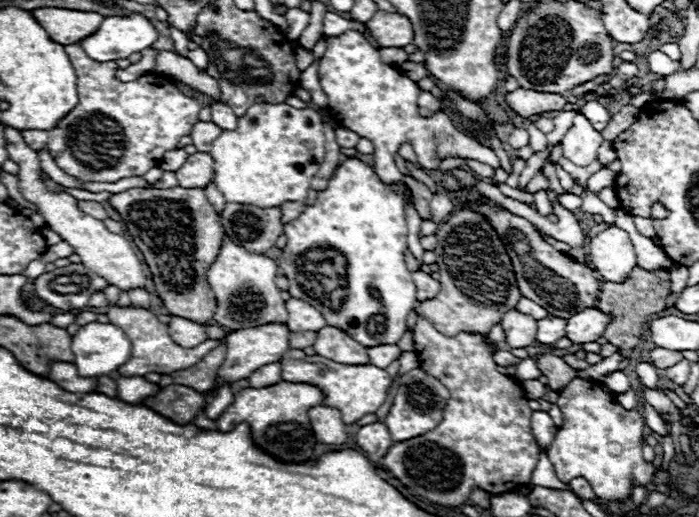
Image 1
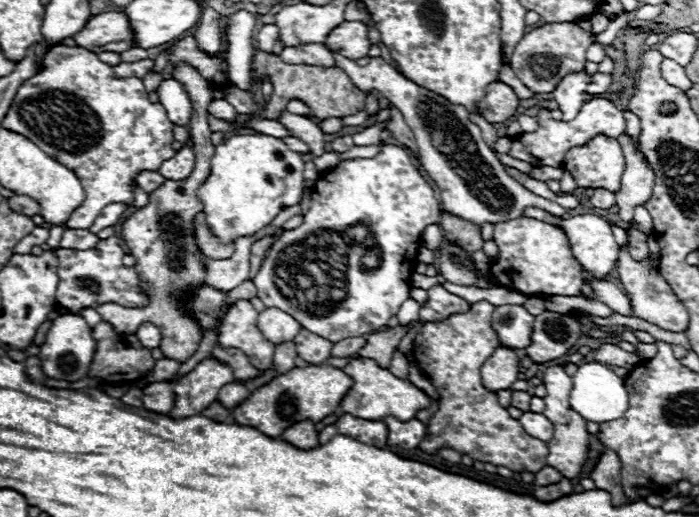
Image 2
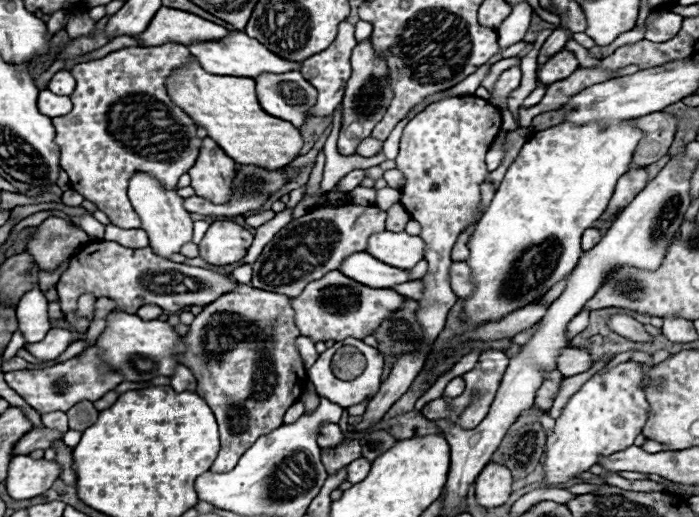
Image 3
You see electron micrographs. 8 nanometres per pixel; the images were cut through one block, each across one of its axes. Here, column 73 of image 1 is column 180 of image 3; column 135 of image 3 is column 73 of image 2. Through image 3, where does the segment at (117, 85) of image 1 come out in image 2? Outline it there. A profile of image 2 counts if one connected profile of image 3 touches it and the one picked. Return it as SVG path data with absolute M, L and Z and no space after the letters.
M58 44L48 52L44 60L44 70L18 88L18 94L14 96L12 106L8 108L2 126L6 130L14 130L26 136L34 144L38 144L48 156L52 156L78 176L80 184L84 186L84 200L66 222L68 228L80 230L88 230L100 216L104 206L116 202L132 204L132 182L136 182L136 176L142 170L156 172L162 160L168 160L168 156L176 154L170 146L174 142L174 124L168 120L166 110L160 104L152 104L148 100L142 78L116 78L114 70L108 64L100 62L96 54L80 46Z

